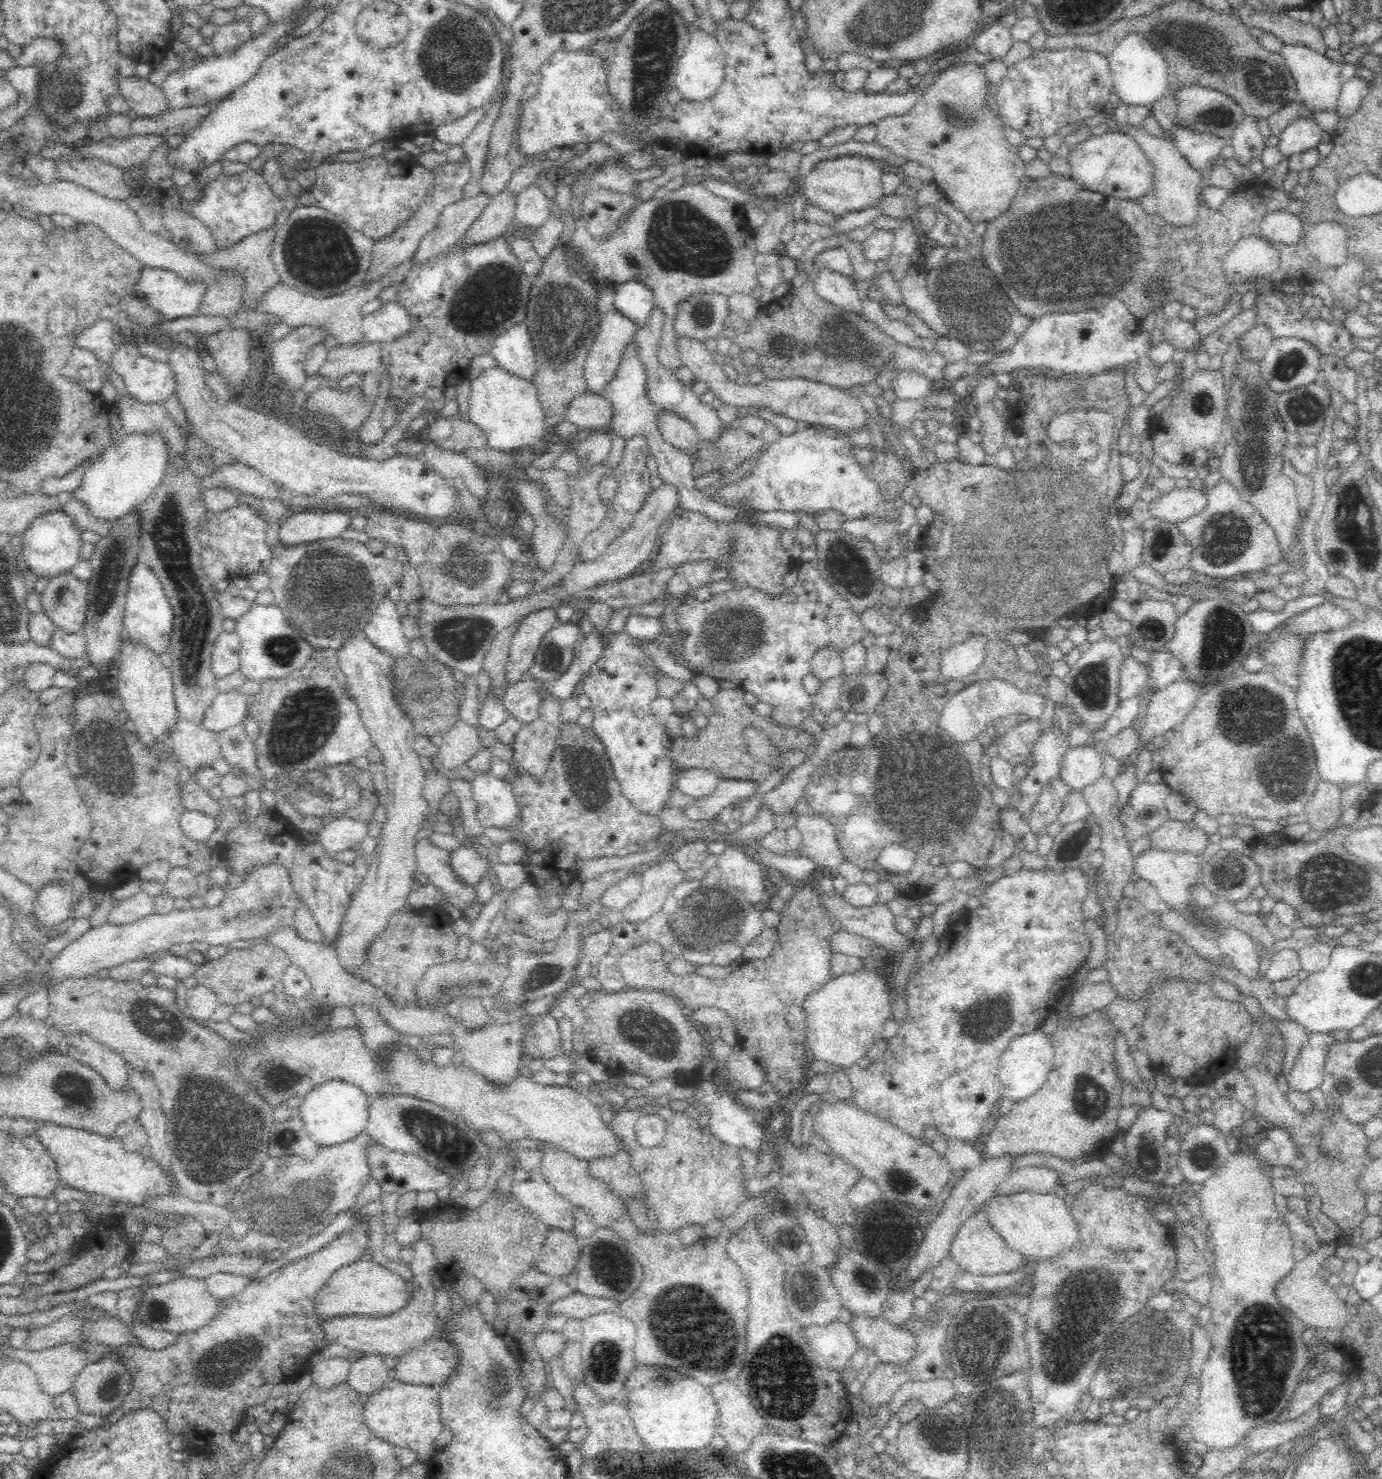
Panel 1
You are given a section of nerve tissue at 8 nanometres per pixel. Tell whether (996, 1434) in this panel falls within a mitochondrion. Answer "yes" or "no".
yes

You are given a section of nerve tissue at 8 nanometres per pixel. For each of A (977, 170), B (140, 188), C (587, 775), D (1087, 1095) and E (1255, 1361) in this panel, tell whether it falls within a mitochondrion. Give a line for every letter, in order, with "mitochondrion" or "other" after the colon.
A: other
B: other
C: mitochondrion
D: mitochondrion
E: mitochondrion

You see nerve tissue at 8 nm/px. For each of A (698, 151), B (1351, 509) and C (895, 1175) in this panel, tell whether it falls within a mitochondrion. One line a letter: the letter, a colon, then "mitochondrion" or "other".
A: other
B: mitochondrion
C: mitochondrion

